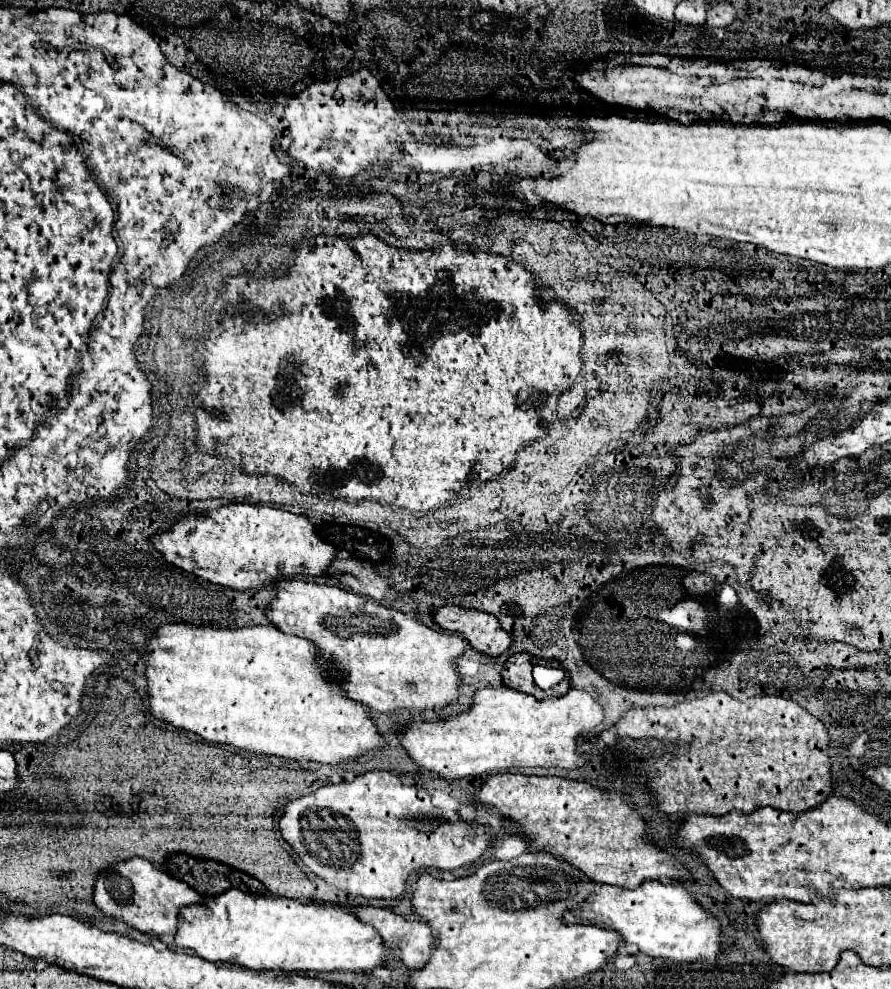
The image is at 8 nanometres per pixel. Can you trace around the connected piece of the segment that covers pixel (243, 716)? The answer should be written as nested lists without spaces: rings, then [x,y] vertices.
[[[164,623],[146,645],[146,653],[144,677],[150,715],[178,729],[192,731],[202,739],[228,743],[260,755],[328,765],[350,761],[360,753],[384,745],[382,735],[368,717],[368,707],[346,699],[340,683],[330,681],[324,667],[316,663],[318,649],[314,643],[294,635],[284,635],[272,625],[214,629],[188,623]]]

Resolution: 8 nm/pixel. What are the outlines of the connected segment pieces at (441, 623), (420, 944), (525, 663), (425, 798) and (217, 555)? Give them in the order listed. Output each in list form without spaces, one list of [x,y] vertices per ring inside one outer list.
[[[456,605],[432,609],[432,615],[440,629],[460,633],[478,653],[498,657],[512,645],[512,637],[500,627],[494,615]]]
[[[348,903],[348,905],[336,905],[336,907],[342,907],[342,909],[348,909],[350,913],[354,913],[360,921],[366,921],[368,925],[372,925],[384,945],[396,955],[396,959],[400,959],[408,969],[420,969],[428,957],[430,957],[430,951],[432,951],[432,943],[434,943],[434,937],[432,937],[432,931],[428,925],[420,923],[420,921],[408,921],[388,909],[380,909],[380,907],[374,907],[374,905],[358,905],[358,903]]]
[[[516,653],[512,657],[506,659],[504,667],[502,667],[502,683],[510,689],[534,695],[536,699],[548,699],[548,697],[560,697],[564,693],[568,693],[568,679],[562,679],[558,685],[550,687],[550,689],[540,689],[534,679],[532,679],[532,667],[534,665],[550,665],[556,667],[558,661],[544,661],[544,659],[534,659],[528,653]]]
[[[366,771],[352,781],[328,783],[314,793],[288,801],[280,817],[280,831],[286,843],[292,845],[292,849],[298,853],[298,857],[326,883],[366,899],[398,899],[412,871],[430,867],[458,869],[470,865],[492,843],[492,839],[486,835],[474,833],[478,823],[466,823],[458,815],[442,823],[428,821],[425,816],[432,809],[431,795],[427,790],[404,785],[397,775],[388,771]]]
[[[230,503],[206,513],[190,513],[176,525],[160,529],[150,537],[150,543],[168,563],[182,571],[238,591],[258,591],[280,577],[320,577],[334,559],[334,547],[320,541],[308,517],[248,503]]]

